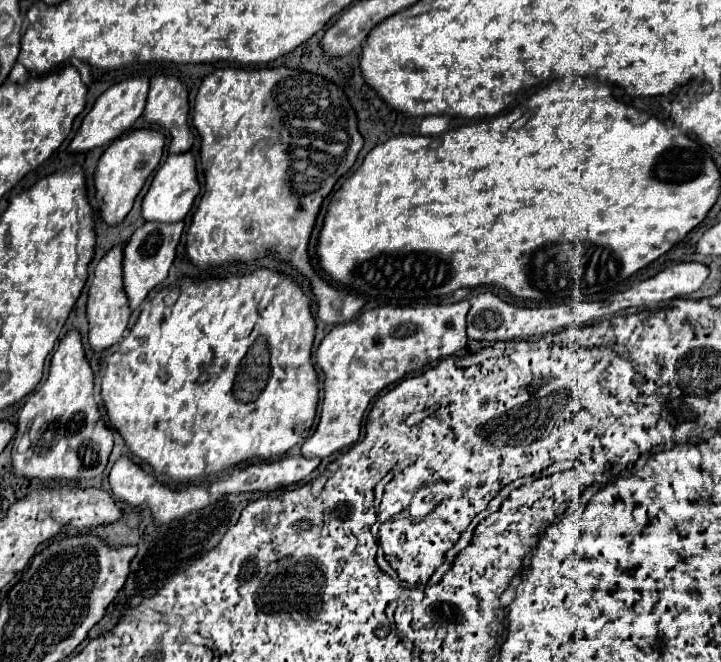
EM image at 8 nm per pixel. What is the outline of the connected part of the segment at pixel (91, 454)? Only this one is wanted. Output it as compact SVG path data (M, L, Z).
M69 332L61 342L57 352L51 358L49 376L37 392L33 392L17 420L17 434L13 440L13 474L23 476L25 480L49 480L49 478L97 478L107 466L107 458L113 448L113 434L105 426L97 404L93 400L93 370L85 360L83 344L79 332Z

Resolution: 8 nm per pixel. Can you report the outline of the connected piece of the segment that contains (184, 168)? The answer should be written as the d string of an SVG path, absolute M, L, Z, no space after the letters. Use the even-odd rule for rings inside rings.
M191 152L171 154L165 160L165 164L155 172L155 178L151 180L149 190L141 200L141 216L145 222L163 222L163 224L181 222L191 210L197 194L199 194L199 182L197 182L193 154Z

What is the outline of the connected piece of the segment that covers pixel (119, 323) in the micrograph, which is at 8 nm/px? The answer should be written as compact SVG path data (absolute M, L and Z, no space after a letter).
M115 246L101 258L101 262L95 268L93 282L89 286L87 322L89 322L89 346L93 352L103 352L113 344L117 344L123 338L123 332L127 330L127 322L131 316L121 280L121 250L123 246Z

